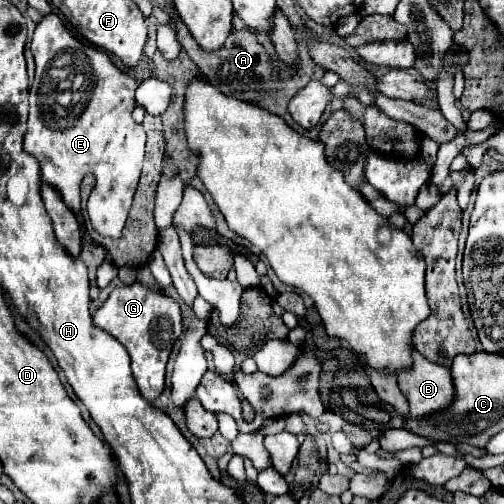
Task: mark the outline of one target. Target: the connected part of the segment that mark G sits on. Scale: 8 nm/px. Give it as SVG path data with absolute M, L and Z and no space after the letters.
M134 282L130 286L114 288L108 300L96 310L92 322L124 344L132 358L132 374L144 400L154 402L164 390L164 370L171 354L172 344L182 334L182 316L178 304L166 294L152 292Z

